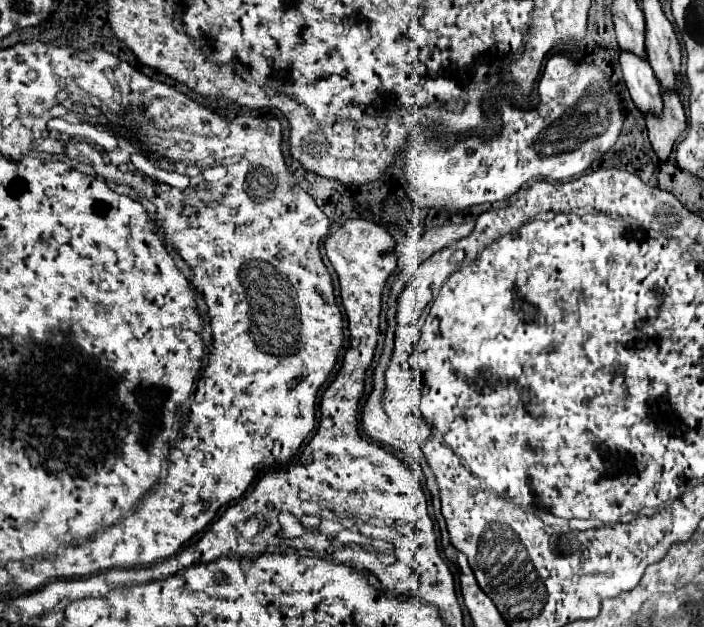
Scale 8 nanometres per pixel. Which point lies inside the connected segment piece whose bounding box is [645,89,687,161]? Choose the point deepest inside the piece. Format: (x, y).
(664, 129)

